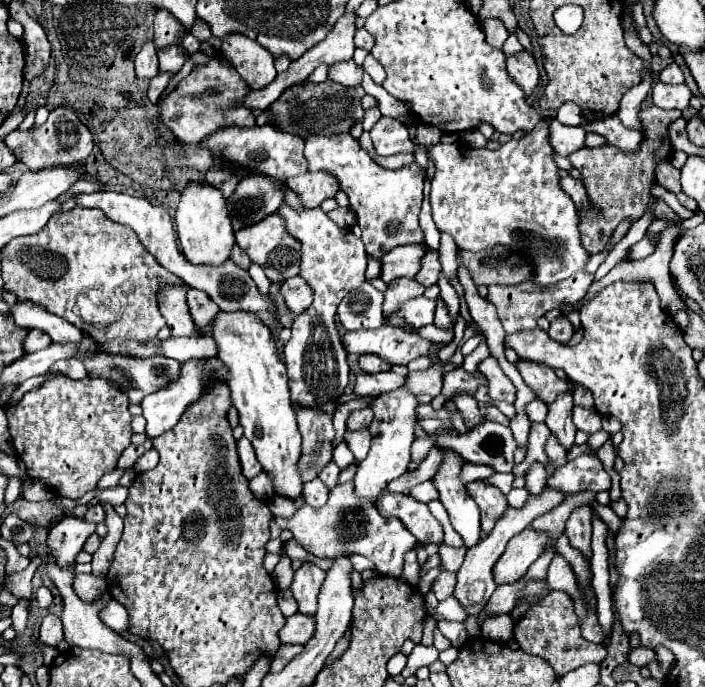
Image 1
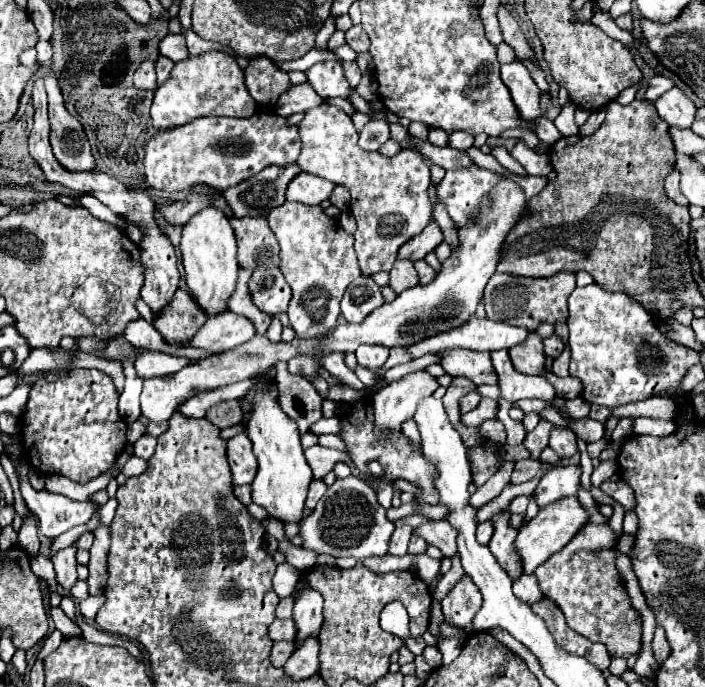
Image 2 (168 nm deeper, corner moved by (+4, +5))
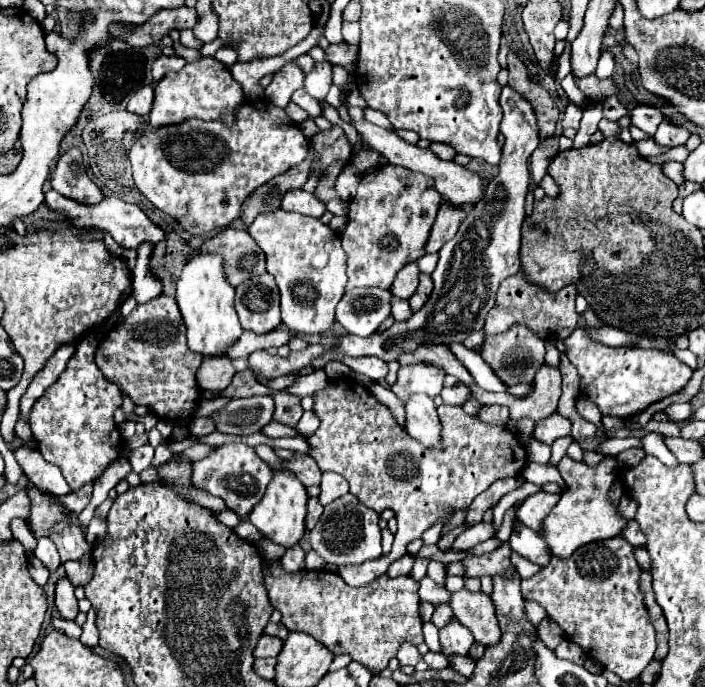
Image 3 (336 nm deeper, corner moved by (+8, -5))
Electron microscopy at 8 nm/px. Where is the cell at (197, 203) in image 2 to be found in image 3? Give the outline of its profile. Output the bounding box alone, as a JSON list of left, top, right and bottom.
[45,190,165,248]

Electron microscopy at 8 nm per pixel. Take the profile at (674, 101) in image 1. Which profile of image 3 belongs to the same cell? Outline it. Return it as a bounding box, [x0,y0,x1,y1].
[655,118,689,148]

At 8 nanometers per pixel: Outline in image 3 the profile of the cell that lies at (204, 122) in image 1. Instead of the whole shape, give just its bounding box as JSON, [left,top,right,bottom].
[149,58,245,128]

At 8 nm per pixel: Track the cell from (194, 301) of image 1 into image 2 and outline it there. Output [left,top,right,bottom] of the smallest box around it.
[153,290,205,344]

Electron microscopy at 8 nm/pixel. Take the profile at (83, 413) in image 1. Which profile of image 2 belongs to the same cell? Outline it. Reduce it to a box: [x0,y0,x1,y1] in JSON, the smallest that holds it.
[21,368,127,482]

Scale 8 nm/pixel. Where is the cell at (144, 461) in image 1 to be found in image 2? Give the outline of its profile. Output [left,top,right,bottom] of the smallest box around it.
[133,434,157,460]

